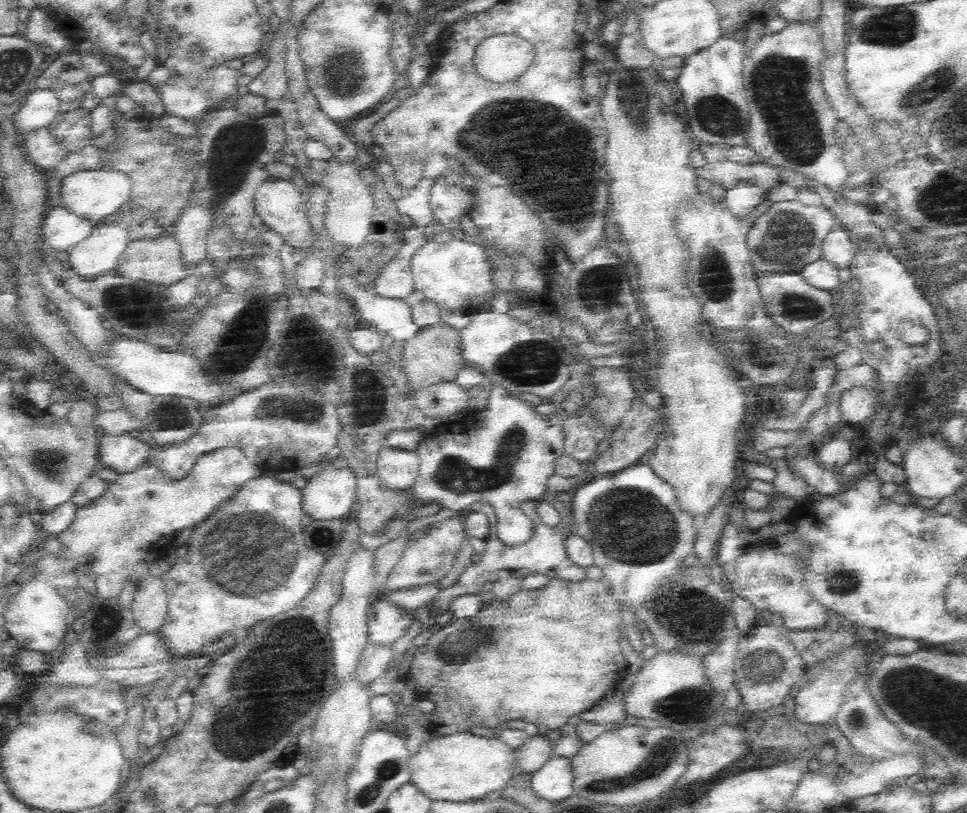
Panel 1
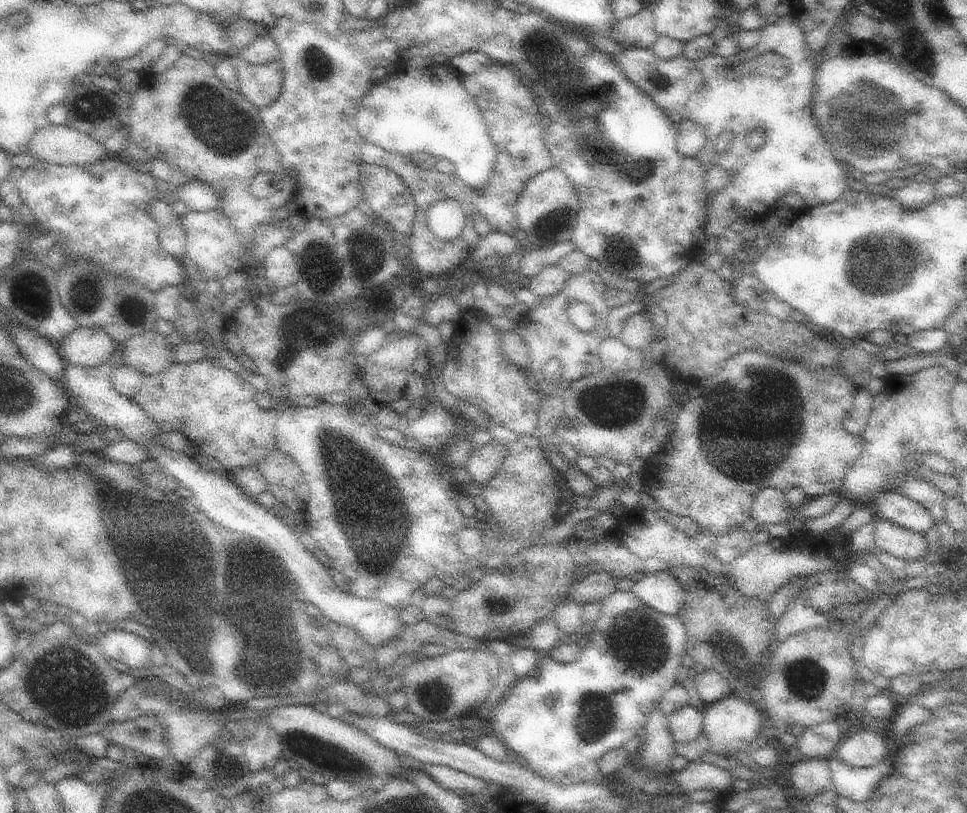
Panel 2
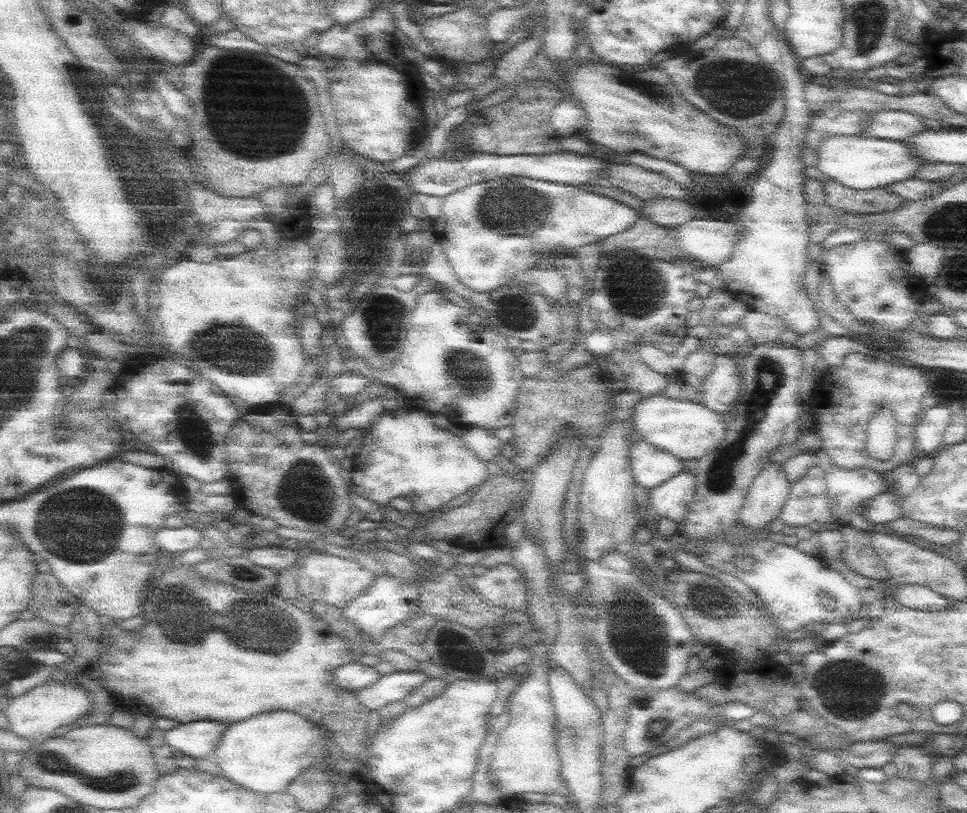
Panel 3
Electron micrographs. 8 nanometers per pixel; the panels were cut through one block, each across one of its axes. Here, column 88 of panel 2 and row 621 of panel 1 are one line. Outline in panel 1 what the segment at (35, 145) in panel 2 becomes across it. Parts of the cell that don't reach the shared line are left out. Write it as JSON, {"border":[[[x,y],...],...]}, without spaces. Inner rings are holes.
{"border":[[[146,576],[144,580],[136,582],[138,590],[134,592],[134,602],[132,602],[132,614],[134,614],[134,622],[140,626],[142,632],[160,632],[160,628],[166,624],[168,620],[168,592],[166,592],[166,584],[160,576]]]}

